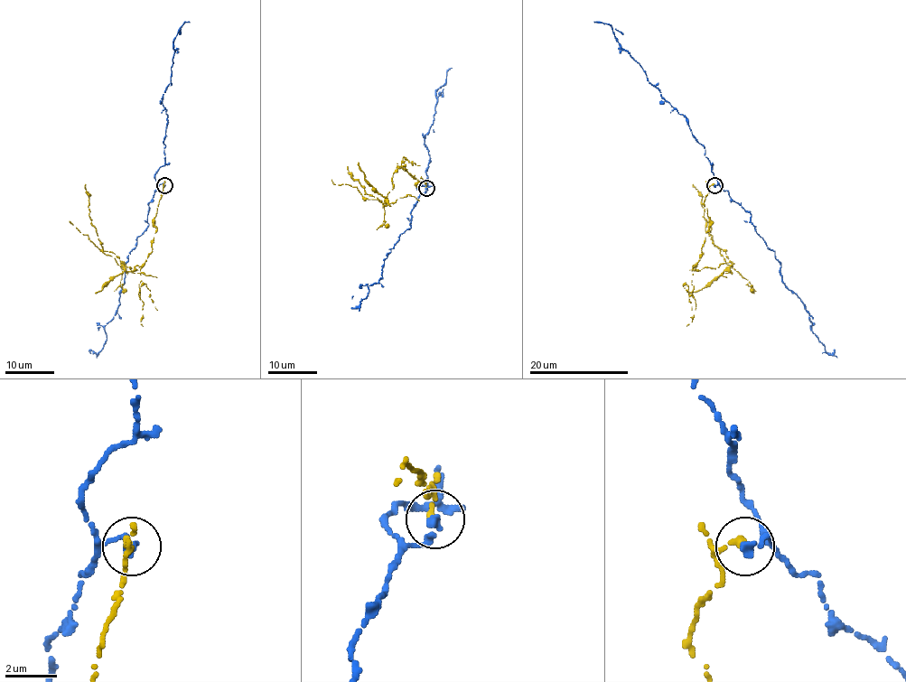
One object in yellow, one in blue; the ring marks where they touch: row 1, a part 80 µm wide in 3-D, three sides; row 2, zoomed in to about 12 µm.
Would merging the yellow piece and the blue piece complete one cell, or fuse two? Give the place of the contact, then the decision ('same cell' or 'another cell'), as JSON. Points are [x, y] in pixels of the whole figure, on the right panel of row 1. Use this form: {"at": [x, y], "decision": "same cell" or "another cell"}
{"at": [714, 185], "decision": "another cell"}

